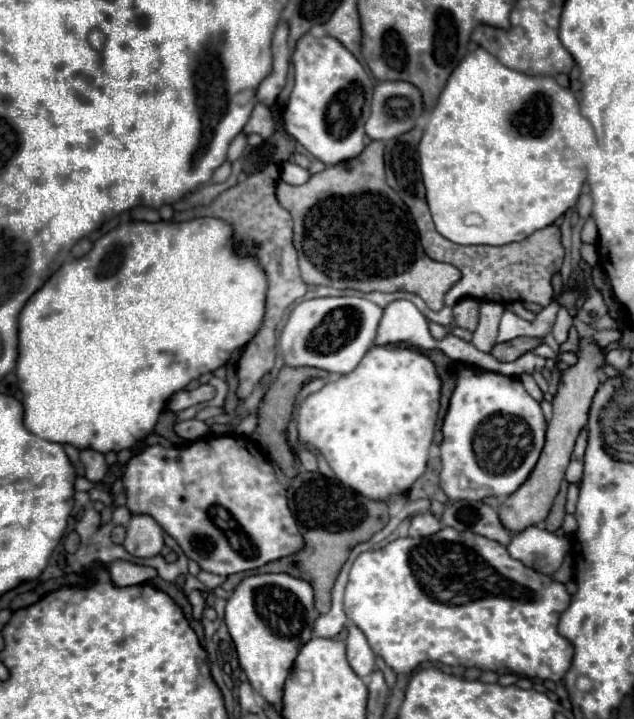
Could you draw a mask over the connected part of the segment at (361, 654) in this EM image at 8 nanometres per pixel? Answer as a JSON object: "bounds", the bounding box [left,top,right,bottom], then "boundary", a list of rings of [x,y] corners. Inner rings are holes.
{"bounds":[347,626,375,678],"boundary":[[[349,626],[347,660],[349,660],[351,668],[355,670],[355,674],[361,676],[361,678],[369,676],[375,668],[375,654],[369,648],[369,642],[367,642],[365,634],[357,626]]]}

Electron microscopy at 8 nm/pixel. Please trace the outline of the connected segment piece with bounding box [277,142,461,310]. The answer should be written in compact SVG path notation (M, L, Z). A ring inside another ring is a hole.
M373 142L367 146L363 156L379 156L379 168L373 160L353 158L323 172L317 172L309 178L309 182L301 186L291 186L287 182L279 182L277 200L293 218L293 242L299 252L299 268L307 284L323 284L333 288L353 288L359 292L413 292L429 304L433 310L443 308L443 296L447 290L461 278L461 272L453 264L443 264L431 260L419 242L419 234L415 222L399 198L399 194L389 188L385 182L385 166L383 166L383 142Z

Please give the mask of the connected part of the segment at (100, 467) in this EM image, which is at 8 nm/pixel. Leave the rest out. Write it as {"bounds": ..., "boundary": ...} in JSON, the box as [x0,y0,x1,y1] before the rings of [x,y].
{"bounds":[79,450,107,482],"boundary":[[[79,450],[79,460],[85,468],[85,478],[91,482],[101,482],[107,474],[107,464],[105,464],[105,456],[101,452],[93,452],[93,450]]]}

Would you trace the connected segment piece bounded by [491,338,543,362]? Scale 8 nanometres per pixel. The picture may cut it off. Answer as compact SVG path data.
M515 338L511 342L503 342L503 344L495 344L491 354L499 360L499 362L513 362L513 358L517 360L519 356L523 356L525 352L533 350L535 346L539 346L543 340L535 340L535 338Z

